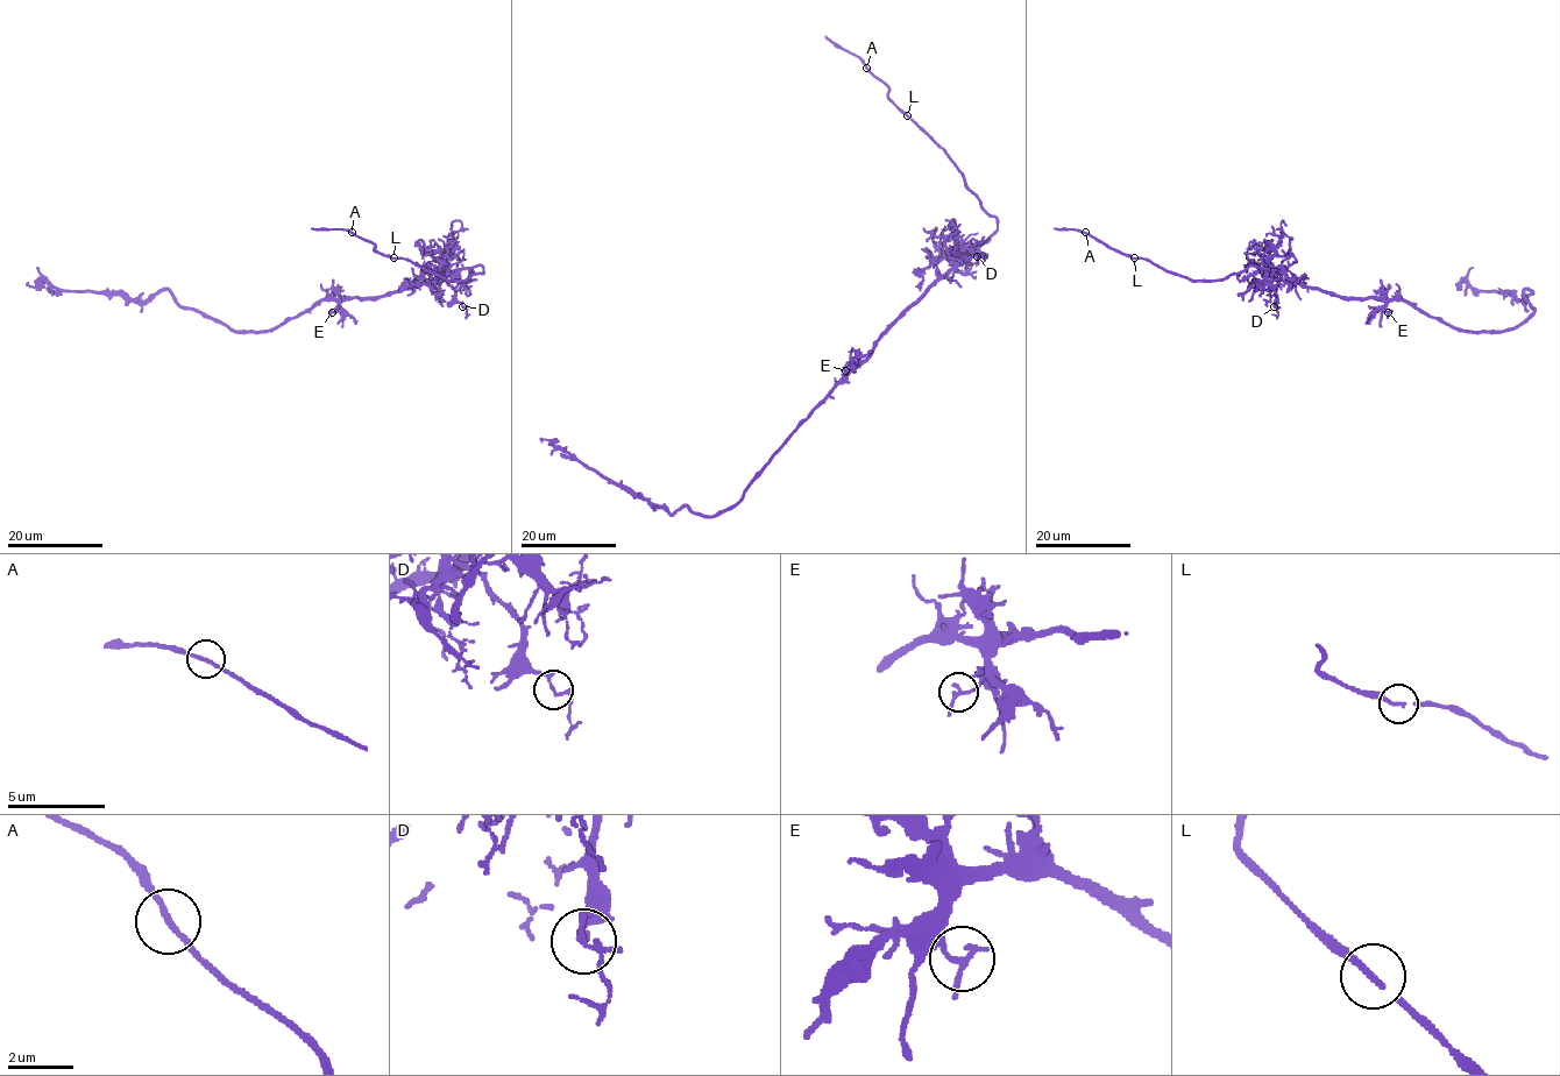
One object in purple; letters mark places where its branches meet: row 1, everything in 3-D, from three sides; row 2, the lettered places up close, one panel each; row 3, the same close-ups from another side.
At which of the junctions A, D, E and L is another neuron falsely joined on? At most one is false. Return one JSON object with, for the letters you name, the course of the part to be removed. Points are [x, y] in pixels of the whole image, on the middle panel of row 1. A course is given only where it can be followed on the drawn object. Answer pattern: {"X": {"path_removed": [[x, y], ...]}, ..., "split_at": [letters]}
{"split_at": []}

